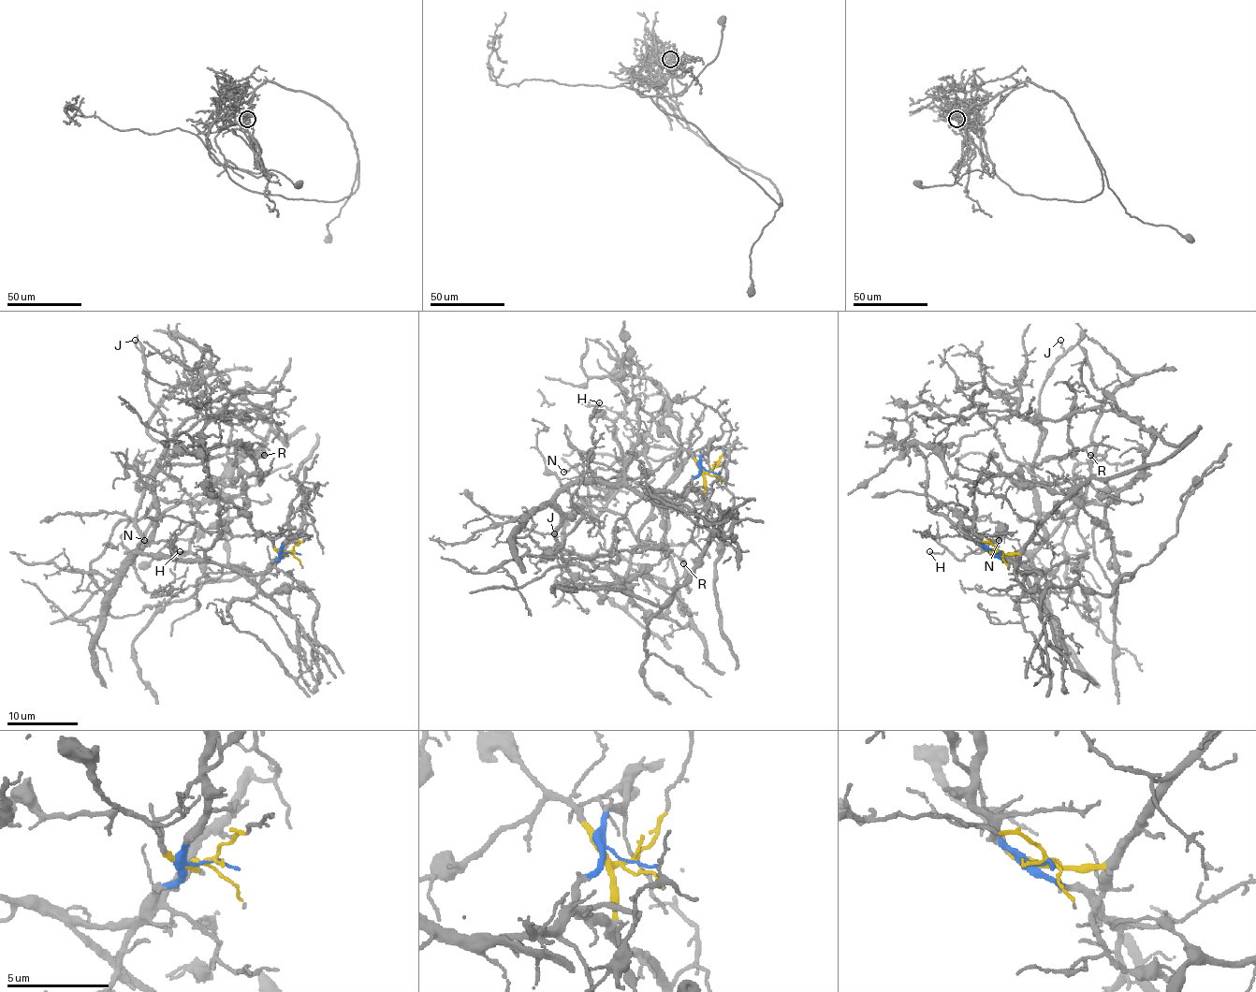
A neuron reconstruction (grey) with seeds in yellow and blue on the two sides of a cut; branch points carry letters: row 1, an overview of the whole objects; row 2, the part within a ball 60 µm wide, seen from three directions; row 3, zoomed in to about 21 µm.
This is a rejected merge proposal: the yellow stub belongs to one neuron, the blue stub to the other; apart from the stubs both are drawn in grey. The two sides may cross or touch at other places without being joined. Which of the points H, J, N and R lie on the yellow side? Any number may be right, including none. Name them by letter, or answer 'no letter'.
H, N

